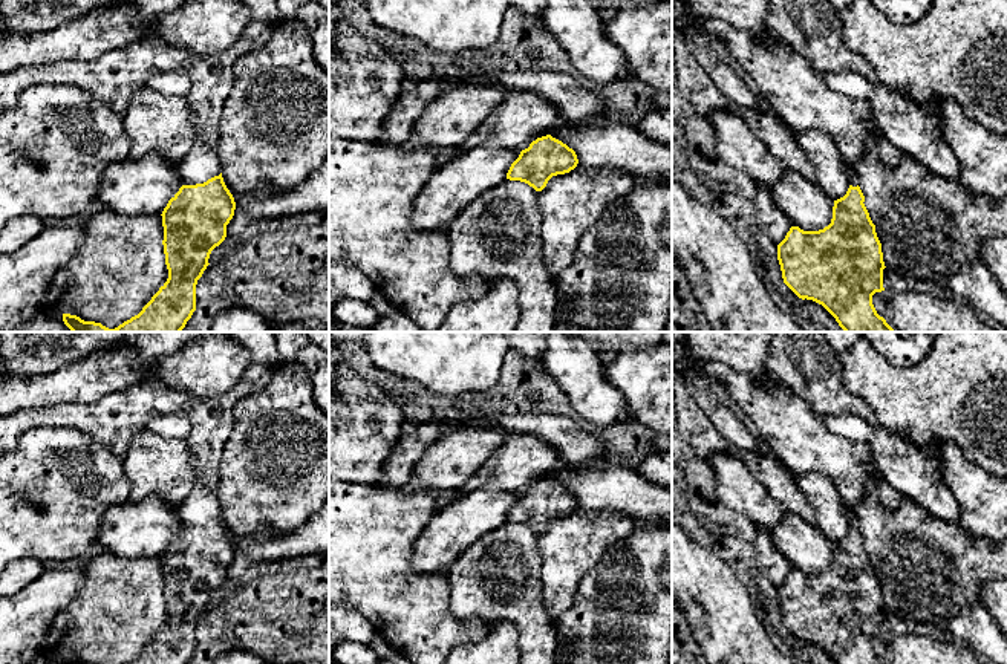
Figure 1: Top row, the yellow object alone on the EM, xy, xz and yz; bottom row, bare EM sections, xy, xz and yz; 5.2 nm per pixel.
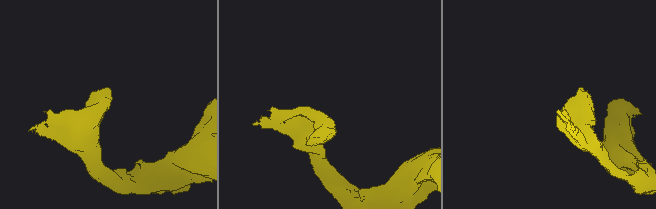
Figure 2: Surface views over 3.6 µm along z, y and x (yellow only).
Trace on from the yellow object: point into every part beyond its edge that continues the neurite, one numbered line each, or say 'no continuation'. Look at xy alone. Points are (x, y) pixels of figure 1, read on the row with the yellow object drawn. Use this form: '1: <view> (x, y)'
1: xy (112, 77)

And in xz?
no continuation

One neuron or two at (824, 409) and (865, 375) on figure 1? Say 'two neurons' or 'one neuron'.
two neurons

